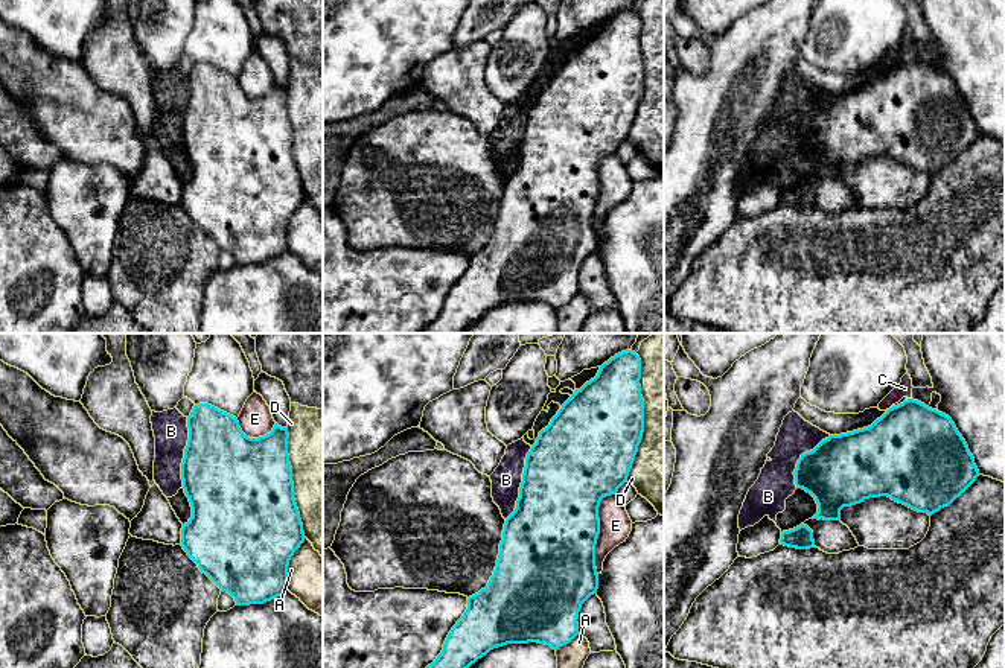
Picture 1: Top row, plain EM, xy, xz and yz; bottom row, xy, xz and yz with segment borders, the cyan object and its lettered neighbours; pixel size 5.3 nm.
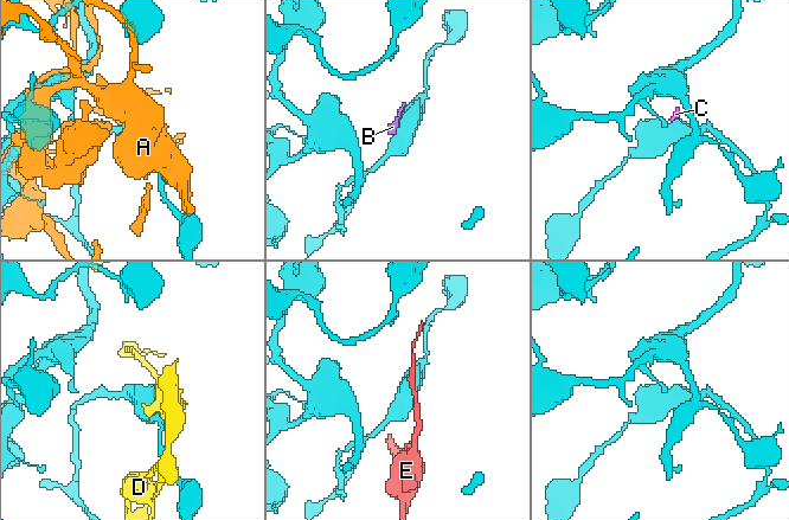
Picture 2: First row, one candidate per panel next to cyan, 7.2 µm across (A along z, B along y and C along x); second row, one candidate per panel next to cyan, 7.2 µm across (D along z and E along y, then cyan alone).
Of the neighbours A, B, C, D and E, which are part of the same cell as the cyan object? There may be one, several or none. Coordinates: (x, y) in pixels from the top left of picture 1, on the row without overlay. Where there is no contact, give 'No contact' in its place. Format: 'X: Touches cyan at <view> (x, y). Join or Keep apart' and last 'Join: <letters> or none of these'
A: Touches cyan at xy (288, 222). Keep apart
B: Touches cyan at xz (521, 142). Keep apart
C: No contact. Keep apart
D: Touches cyan at xz (643, 76). Keep apart
E: Touches cyan at xz (599, 189). Keep apart
Join: none of these

